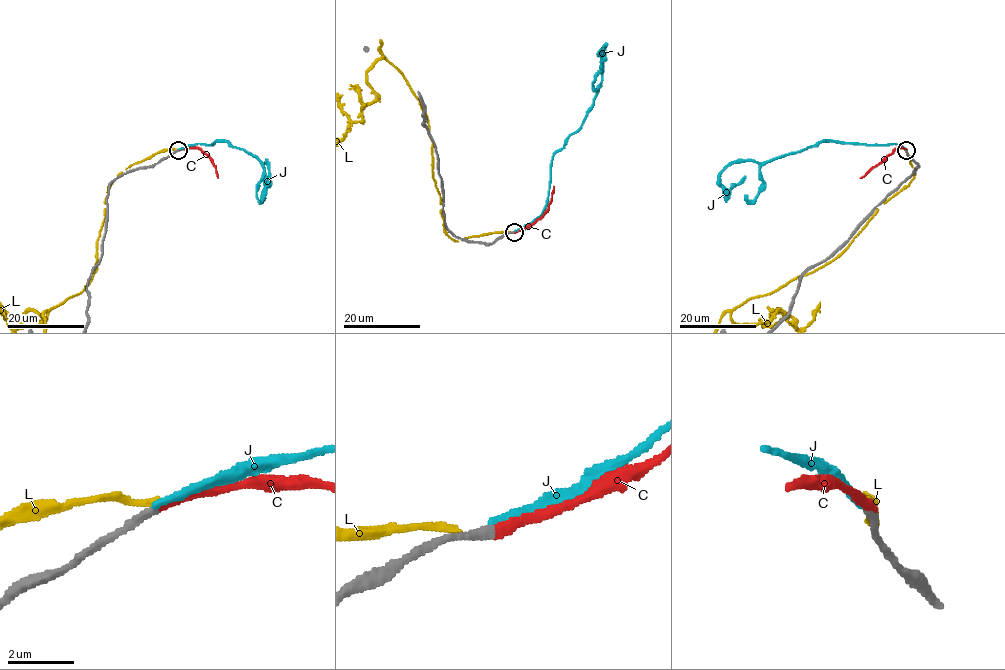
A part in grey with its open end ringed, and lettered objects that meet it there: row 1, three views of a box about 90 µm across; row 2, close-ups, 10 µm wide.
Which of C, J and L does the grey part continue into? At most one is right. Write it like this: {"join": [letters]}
{"join": ["C"]}

